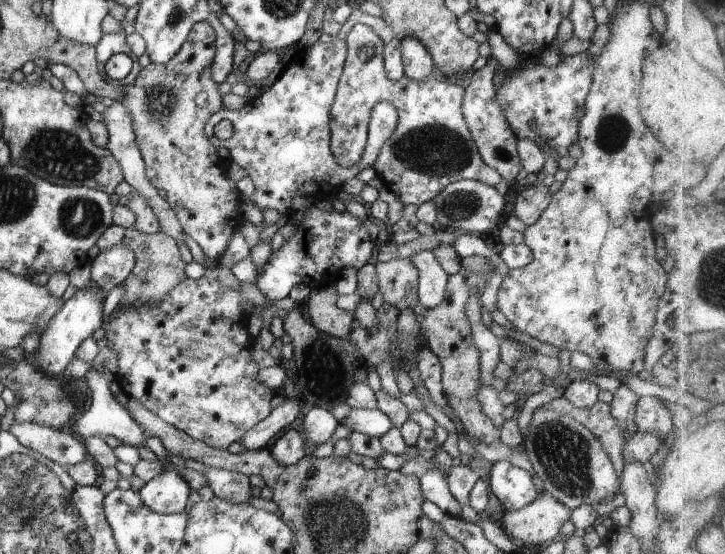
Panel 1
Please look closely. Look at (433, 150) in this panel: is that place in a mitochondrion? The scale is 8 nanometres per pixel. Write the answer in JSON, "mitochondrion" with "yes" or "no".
{"mitochondrion":"yes"}

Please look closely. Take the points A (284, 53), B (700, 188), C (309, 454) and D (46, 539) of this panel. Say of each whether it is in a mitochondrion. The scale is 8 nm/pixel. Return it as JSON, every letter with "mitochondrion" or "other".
{"A":"other","B":"other","C":"other","D":"mitochondrion"}

